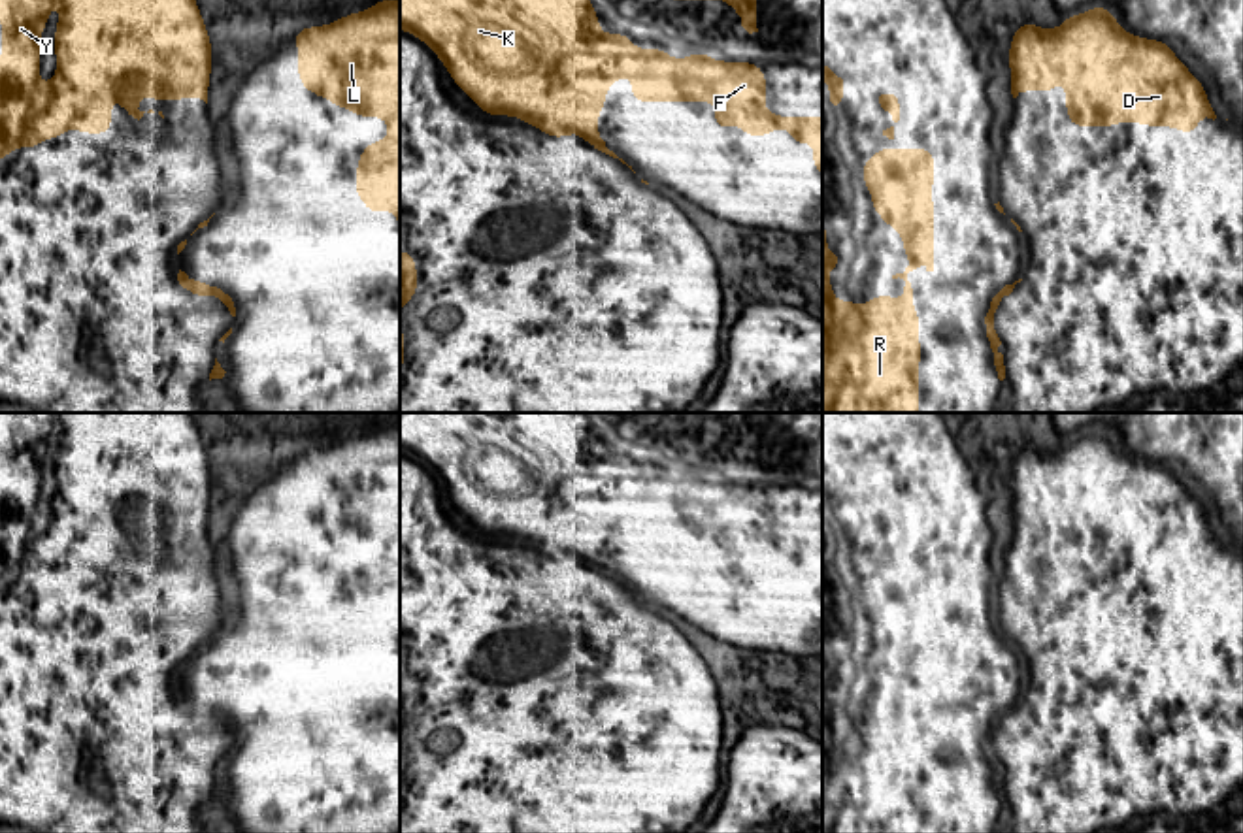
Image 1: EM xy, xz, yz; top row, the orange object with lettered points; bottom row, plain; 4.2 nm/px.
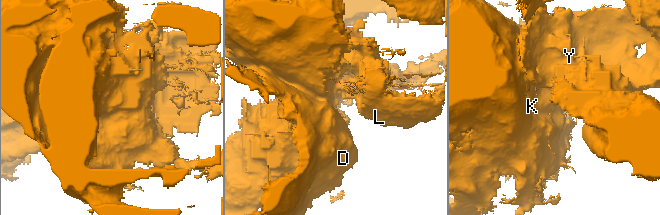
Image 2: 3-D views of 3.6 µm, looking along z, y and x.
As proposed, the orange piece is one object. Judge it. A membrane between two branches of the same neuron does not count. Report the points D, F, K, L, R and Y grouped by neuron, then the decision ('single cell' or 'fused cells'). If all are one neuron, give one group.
groups D Y / F K L R; fused cells

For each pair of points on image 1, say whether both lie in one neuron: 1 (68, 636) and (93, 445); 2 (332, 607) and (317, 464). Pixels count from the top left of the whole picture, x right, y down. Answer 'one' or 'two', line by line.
1: one
2: one

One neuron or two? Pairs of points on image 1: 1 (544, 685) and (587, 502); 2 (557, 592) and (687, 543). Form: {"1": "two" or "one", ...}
{"1": "two", "2": "two"}

